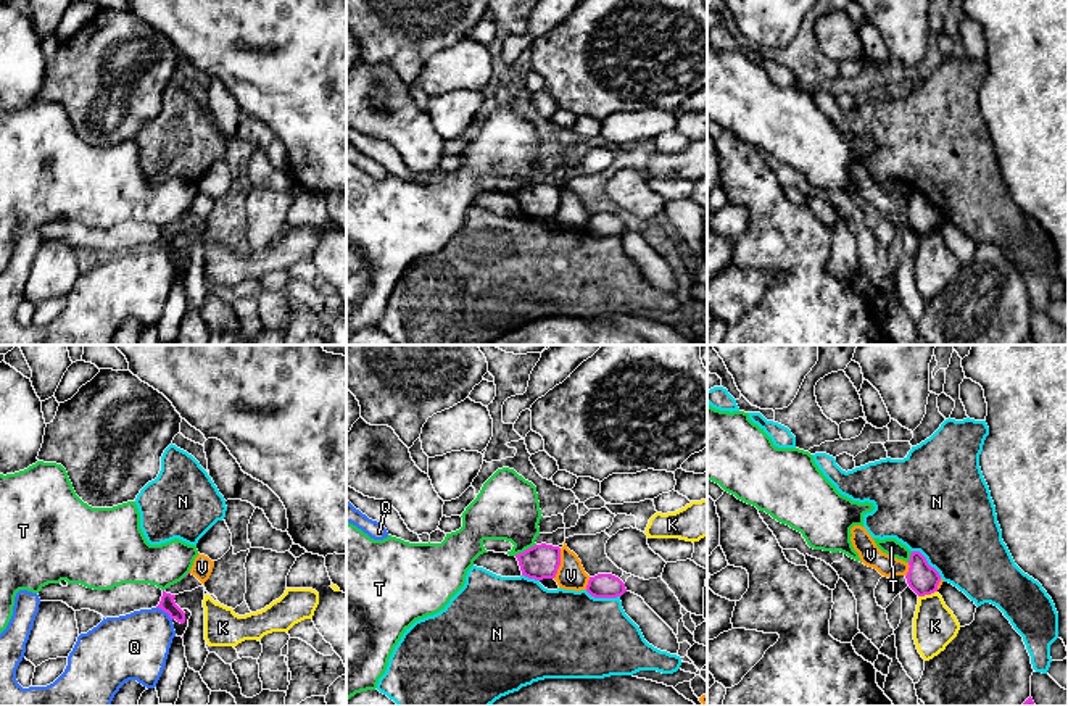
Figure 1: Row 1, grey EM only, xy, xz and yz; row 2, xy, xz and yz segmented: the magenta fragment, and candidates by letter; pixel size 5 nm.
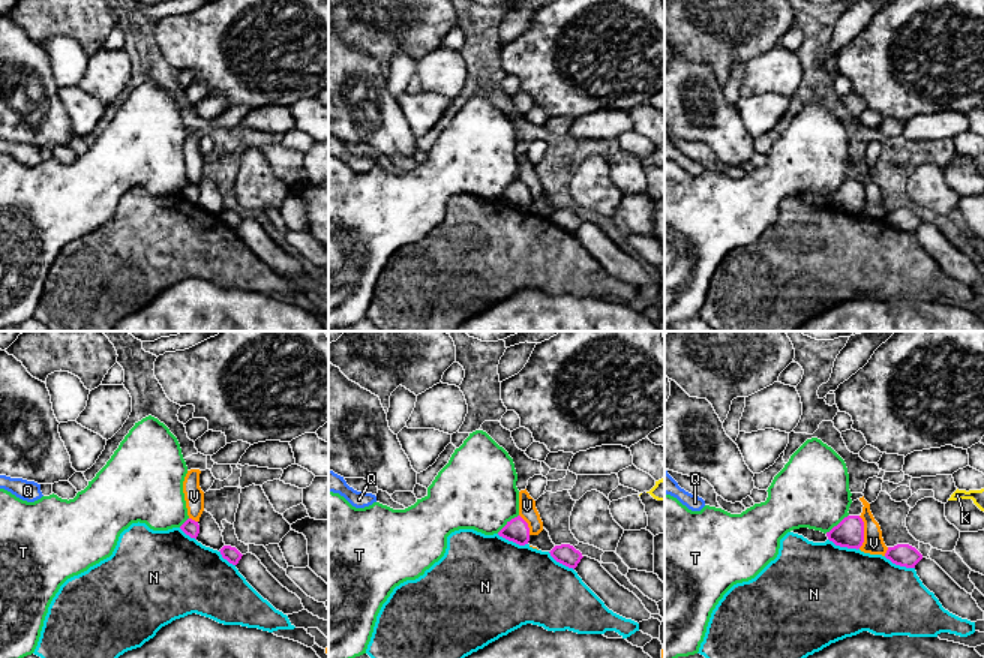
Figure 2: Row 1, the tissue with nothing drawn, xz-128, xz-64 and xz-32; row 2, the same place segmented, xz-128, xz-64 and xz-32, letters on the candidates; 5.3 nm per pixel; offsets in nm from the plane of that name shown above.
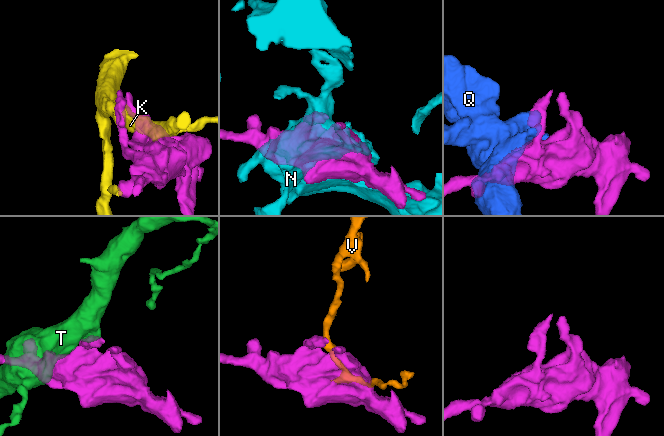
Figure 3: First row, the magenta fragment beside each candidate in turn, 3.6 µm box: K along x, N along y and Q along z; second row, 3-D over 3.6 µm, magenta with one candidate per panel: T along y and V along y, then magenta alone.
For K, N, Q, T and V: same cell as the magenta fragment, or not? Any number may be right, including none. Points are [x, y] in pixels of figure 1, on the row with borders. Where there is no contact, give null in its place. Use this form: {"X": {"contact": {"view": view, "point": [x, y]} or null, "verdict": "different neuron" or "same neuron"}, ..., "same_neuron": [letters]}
{"K": {"contact": {"view": "yz", "point": [927, 593]}, "verdict": "different neuron"}, "N": {"contact": {"view": "yz", "point": [927, 561]}, "verdict": "different neuron"}, "Q": {"contact": {"view": "xy", "point": [165, 611]}, "verdict": "different neuron"}, "T": {"contact": {"view": "xz", "point": [525, 550]}, "verdict": "different neuron"}, "V": {"contact": {"view": "xz", "point": [559, 563]}, "verdict": "different neuron"}, "same_neuron": []}

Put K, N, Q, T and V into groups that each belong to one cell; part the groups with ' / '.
K / N / Q / T / V

